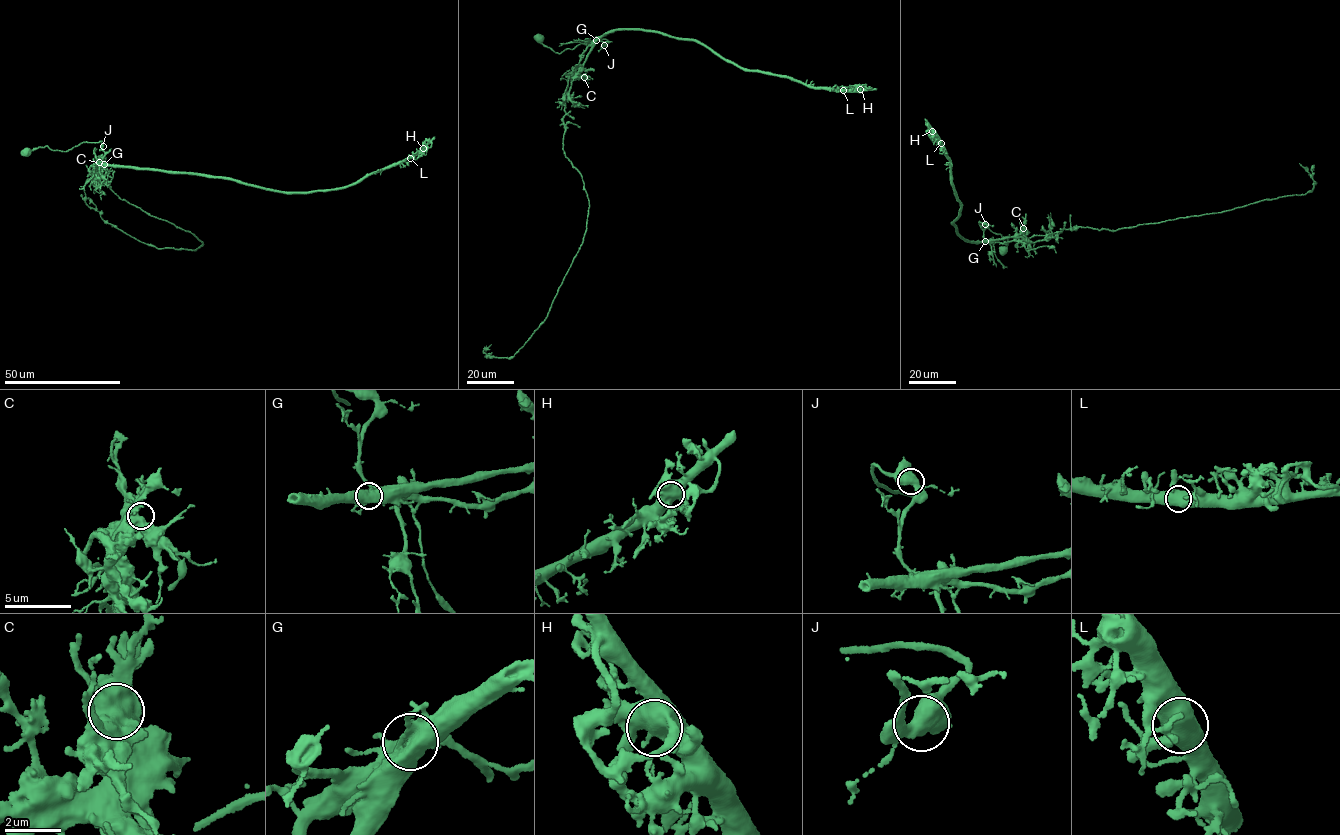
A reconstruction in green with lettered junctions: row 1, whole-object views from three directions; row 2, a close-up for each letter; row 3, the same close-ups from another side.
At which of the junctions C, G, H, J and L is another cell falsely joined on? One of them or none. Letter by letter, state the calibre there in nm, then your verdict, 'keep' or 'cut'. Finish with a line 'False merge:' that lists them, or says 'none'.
C: calibre 750 nm; keep
G: calibre 650 nm; cut
H: calibre 600 nm; keep
J: calibre 480 nm; keep
L: calibre 600 nm; keep
False merge: G

